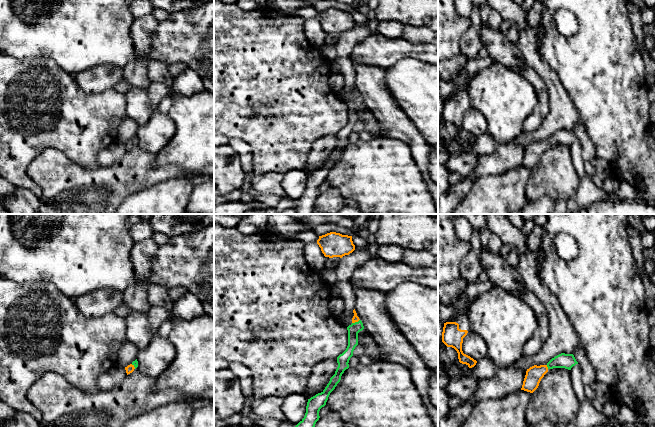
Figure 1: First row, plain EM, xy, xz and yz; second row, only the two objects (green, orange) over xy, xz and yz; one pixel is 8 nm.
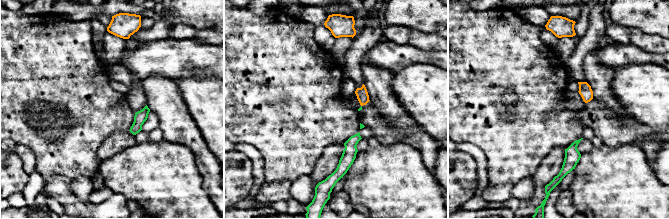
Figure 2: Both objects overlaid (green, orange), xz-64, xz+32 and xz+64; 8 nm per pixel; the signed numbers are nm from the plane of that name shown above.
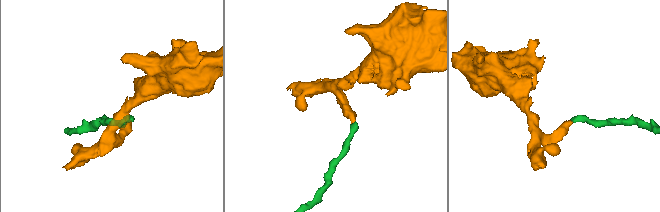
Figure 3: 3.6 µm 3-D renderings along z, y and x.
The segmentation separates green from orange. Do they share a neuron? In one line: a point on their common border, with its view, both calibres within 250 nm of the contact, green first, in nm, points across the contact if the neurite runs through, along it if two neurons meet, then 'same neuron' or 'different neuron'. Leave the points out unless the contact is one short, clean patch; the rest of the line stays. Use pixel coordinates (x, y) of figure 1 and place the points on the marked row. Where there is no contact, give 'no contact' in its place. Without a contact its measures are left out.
meets green in xz at (355, 322); 90 nm thick on the green side, 50 nm on the other; runs through xz (353, 329), (355, 322), (355, 318); same neuron

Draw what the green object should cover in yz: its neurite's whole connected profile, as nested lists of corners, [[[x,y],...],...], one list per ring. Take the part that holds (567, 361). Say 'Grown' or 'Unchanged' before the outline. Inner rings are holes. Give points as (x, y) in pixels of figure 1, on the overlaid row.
Grown. [[[561,353],[552,358],[546,365],[534,365],[527,369],[521,390],[533,393],[549,369],[565,368],[571,370],[576,364],[578,362],[573,354]]]

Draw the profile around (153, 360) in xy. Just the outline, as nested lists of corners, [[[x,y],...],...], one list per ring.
[[[156,332],[148,346],[138,351],[136,369],[144,375],[157,378],[168,368],[175,355],[173,343]]]

